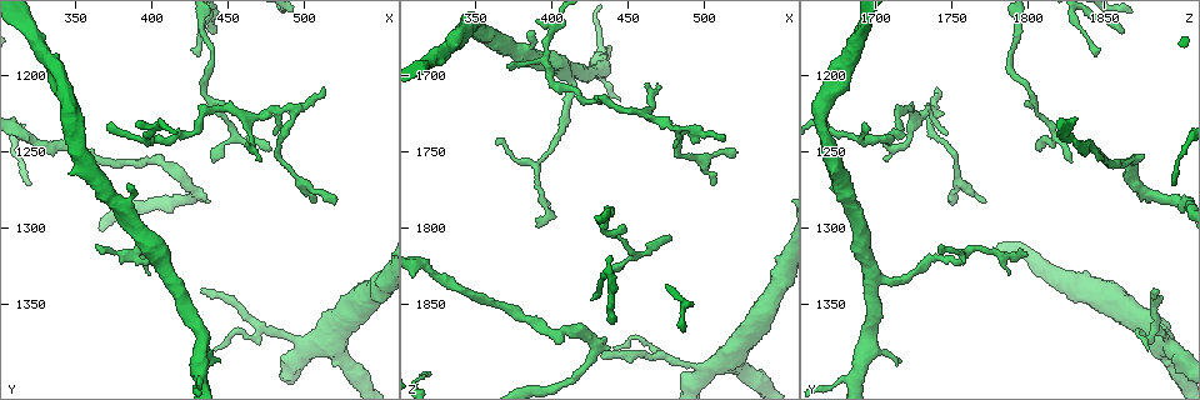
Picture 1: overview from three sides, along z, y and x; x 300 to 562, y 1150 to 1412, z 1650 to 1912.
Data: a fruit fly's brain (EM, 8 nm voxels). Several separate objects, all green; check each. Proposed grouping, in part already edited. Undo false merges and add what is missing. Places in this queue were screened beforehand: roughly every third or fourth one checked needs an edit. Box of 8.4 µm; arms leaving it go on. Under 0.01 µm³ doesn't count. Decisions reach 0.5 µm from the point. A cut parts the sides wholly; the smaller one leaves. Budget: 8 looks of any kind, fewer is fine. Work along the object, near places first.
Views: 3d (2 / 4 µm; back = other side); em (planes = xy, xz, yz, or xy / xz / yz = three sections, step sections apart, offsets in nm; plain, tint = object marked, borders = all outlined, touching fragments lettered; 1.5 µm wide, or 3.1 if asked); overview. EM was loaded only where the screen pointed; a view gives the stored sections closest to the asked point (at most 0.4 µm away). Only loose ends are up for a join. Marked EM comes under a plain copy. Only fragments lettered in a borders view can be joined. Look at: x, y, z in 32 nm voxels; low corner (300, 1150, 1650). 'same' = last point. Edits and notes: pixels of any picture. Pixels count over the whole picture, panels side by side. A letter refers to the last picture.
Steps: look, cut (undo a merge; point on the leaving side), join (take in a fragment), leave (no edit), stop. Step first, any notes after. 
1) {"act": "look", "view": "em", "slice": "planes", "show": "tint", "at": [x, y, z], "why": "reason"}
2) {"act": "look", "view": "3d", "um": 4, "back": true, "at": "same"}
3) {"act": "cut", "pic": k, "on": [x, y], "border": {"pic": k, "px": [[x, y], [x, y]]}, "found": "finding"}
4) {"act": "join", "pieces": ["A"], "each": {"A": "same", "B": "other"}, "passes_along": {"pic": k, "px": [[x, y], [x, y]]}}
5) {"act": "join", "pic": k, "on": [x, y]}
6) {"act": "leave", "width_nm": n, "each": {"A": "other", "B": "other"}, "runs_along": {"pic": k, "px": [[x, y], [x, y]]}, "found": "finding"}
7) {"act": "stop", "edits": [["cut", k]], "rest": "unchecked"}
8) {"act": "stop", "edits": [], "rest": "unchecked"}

{"act": "look", "view": "3d", "um": 4, "at": [470, 1362, 1884], "why": "a fork"}

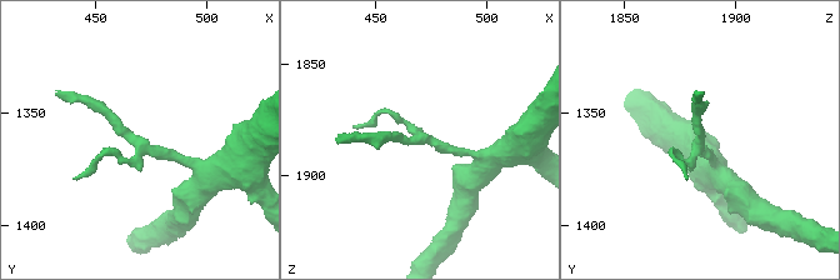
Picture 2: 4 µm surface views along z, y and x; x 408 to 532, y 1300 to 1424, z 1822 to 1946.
{"act": "look", "view": "em", "slice": "planes", "show": "borders", "at": [470, 1363, 1882], "why": "need the tissue"}

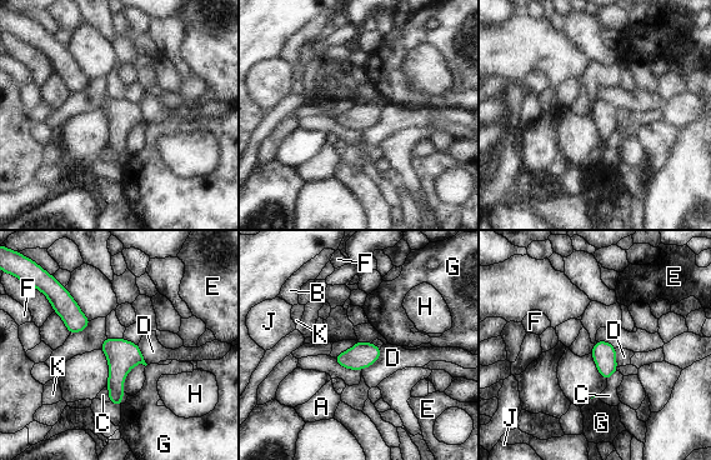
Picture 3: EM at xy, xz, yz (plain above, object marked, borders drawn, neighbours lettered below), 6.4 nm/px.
{"act": "leave", "each": {"A": "other", "B": "other", "C": "other", "D": "other", "E": "other", "F": "other", "G": "other", "H": "other", "J": "other", "K": "other"}, "border": {"pic": 3, "px": [[381, 348], [380, 356], [361, 370]]}, "found": "continuous, no second cell"}

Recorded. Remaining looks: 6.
{"act": "look", "view": "em", "slice": "xz", "step": 8, "show": "tint", "at": [438, 1258, 1826], "why": "tapers out"}

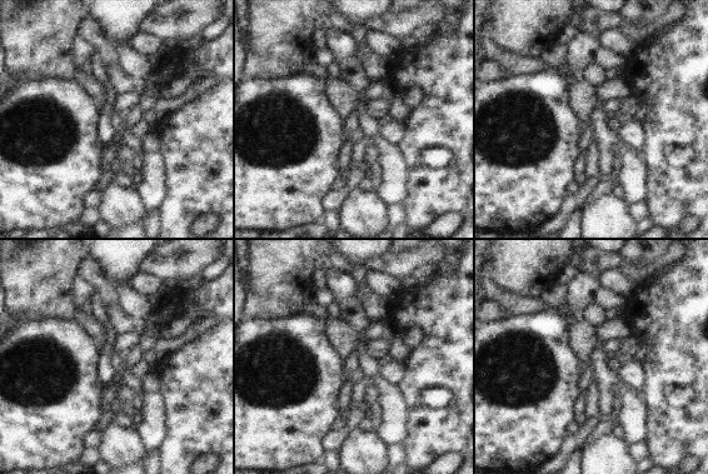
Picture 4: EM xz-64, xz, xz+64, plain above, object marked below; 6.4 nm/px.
{"act": "look", "view": "em", "slice": "planes", "show": "borders", "at": "same", "why": "cut it another way"}

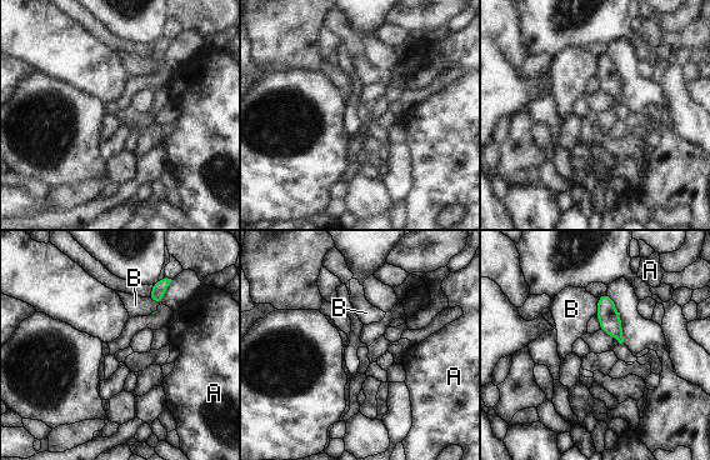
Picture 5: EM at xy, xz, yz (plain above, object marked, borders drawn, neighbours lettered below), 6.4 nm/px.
{"act": "leave", "each": {"A": "other", "B": "other"}, "border": {"pic": 5, "px": [[598, 298], [598, 309], [594, 314]]}, "found": "none of them fits"}

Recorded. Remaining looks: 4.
{"act": "look", "view": "em", "slice": "planes", "show": "borders", "at": [470, 1256, 1706], "why": "free end"}

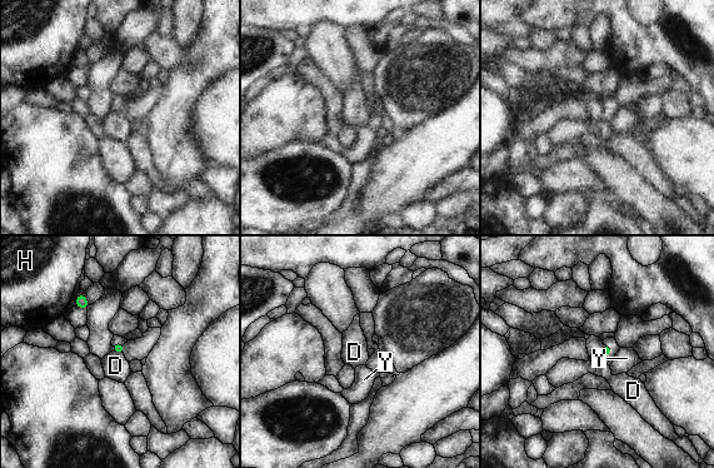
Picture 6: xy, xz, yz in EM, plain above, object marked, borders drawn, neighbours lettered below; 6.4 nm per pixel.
{"act": "leave", "each": {"D": "other", "H": "other", "Y": "other"}, "border": {"pic": 6, "px": [[111, 350], [123, 354]]}, "found": "no lettered fragment goes on from it"}

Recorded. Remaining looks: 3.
{"act": "stop", "edits": [], "rest": "unchecked"}

